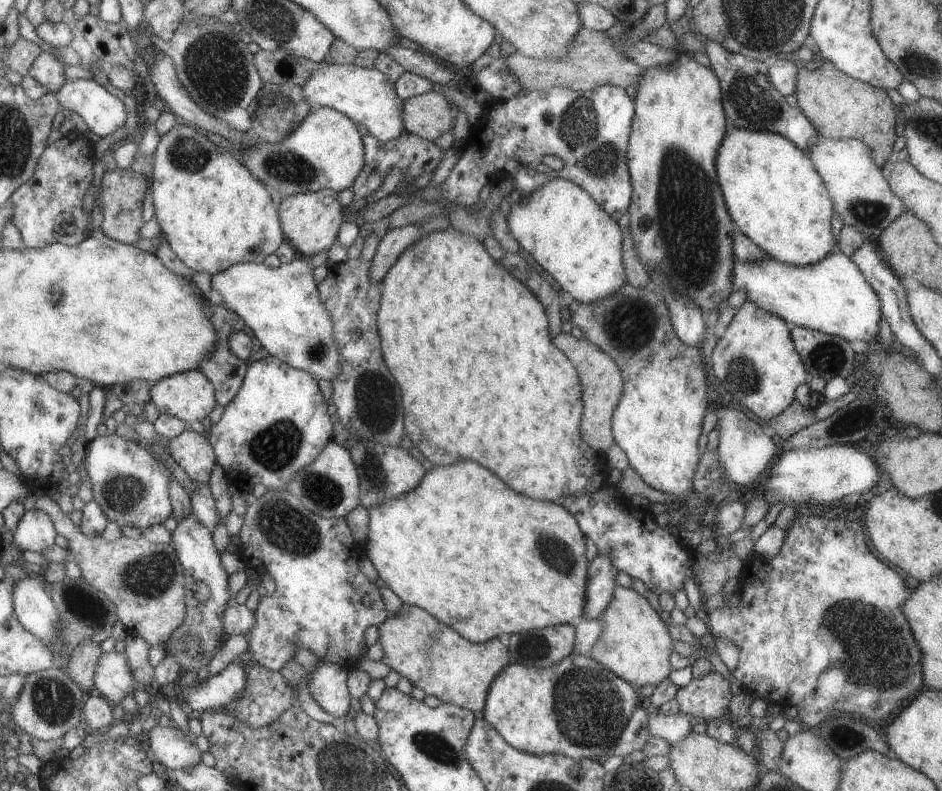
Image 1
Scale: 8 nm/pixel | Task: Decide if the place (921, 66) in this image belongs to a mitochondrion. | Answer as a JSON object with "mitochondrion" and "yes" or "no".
{"mitochondrion":"yes"}

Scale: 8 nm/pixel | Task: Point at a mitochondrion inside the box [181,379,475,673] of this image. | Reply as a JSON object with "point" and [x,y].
{"point":[285,527]}

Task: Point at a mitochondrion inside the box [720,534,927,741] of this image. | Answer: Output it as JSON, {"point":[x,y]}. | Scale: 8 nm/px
{"point":[866,629]}

